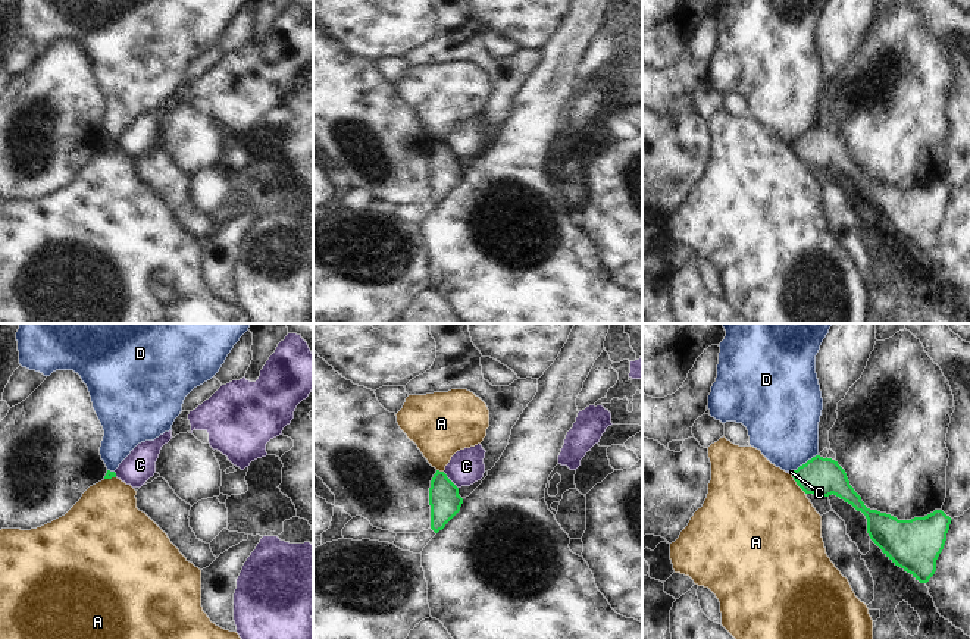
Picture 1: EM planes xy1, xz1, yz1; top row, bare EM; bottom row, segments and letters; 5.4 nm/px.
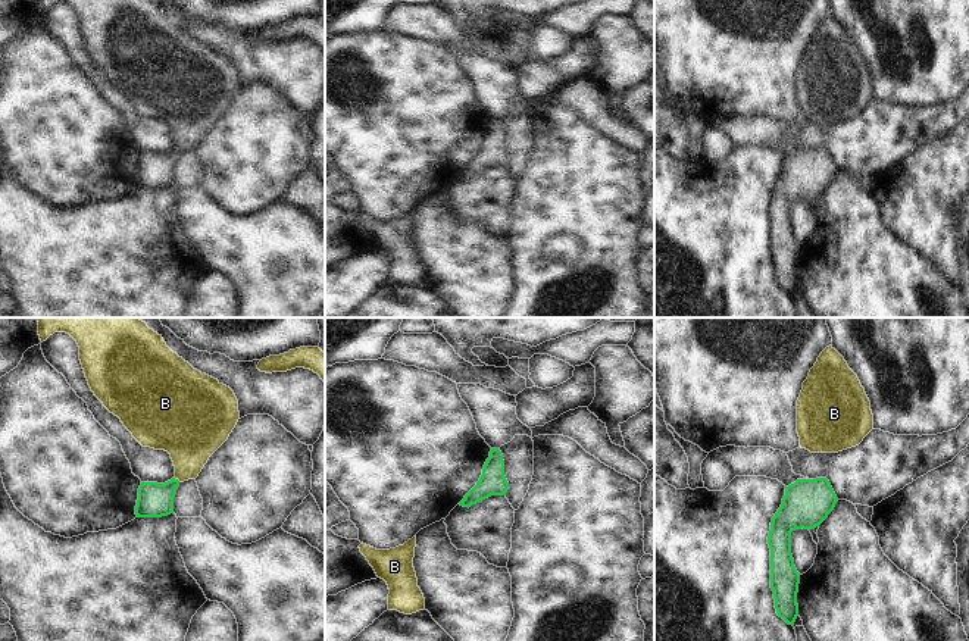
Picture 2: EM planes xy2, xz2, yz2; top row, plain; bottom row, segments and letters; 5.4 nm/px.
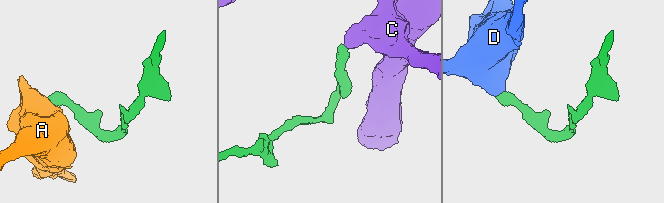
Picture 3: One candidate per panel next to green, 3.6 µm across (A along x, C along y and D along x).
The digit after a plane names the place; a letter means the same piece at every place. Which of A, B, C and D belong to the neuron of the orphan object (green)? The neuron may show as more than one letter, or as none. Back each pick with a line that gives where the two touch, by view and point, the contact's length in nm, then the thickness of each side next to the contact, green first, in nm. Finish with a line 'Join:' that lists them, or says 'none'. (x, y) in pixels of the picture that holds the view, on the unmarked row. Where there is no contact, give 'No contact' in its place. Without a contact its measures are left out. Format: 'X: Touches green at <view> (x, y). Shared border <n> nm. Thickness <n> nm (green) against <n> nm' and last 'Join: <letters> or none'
B: Touches green at xy2 (177, 150). Shared border 40 nm. Thickness 190 nm (green) against 300 nm
Join: B

